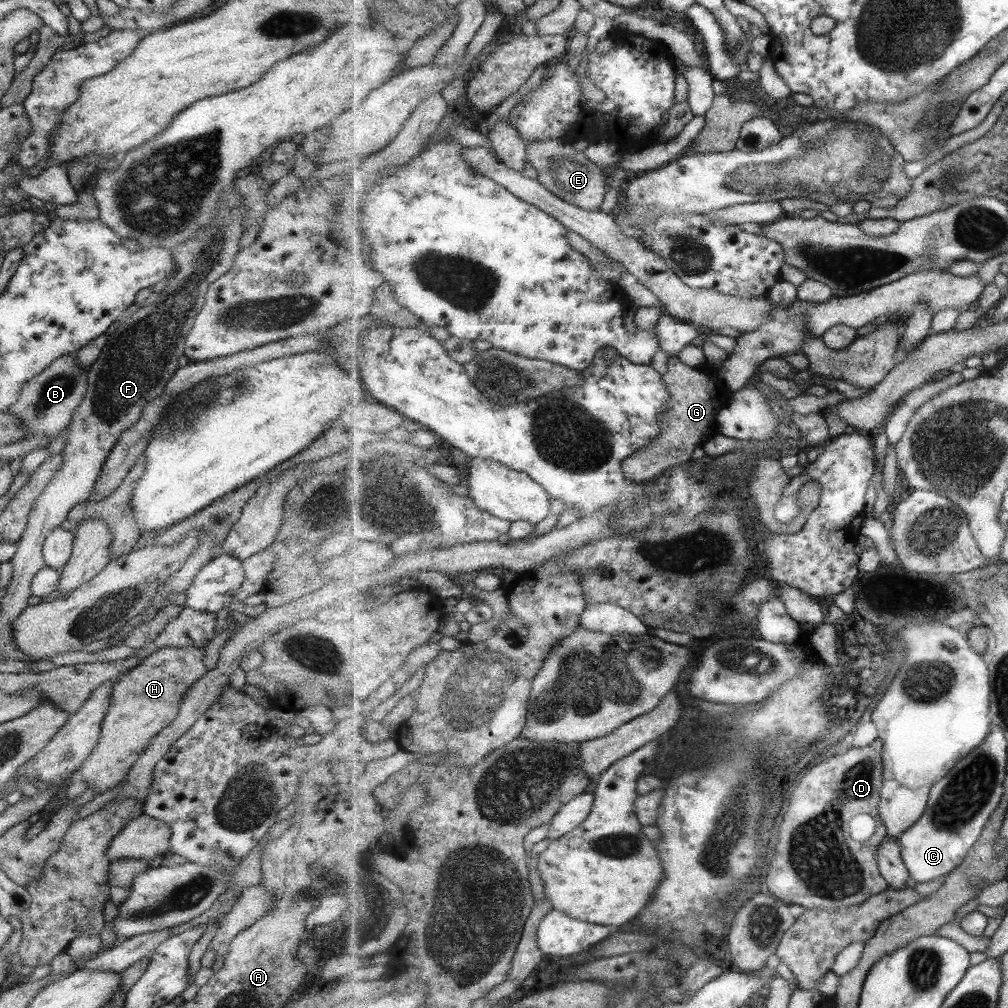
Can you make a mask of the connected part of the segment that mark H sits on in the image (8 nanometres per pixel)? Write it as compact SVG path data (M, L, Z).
M166 646L166 648L160 648L160 650L152 652L139 665L127 671L126 675L122 675L114 683L112 701L110 701L110 707L104 715L103 727L100 727L100 738L96 741L94 749L90 751L90 755L78 767L76 777L81 778L98 794L102 794L104 790L110 790L118 782L122 782L130 767L142 755L142 751L146 749L150 741L176 718L182 699L186 696L188 689L192 688L194 682L200 680L208 672L208 668L203 663L204 656L204 647Z

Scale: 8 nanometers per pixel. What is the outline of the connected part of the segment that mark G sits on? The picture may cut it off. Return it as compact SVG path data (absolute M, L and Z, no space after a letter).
M672 356L670 371L664 376L669 383L672 399L661 413L662 434L623 462L623 471L631 482L652 481L673 466L688 464L693 460L696 448L717 433L719 414L729 405L734 394L714 368L688 365L683 357Z

